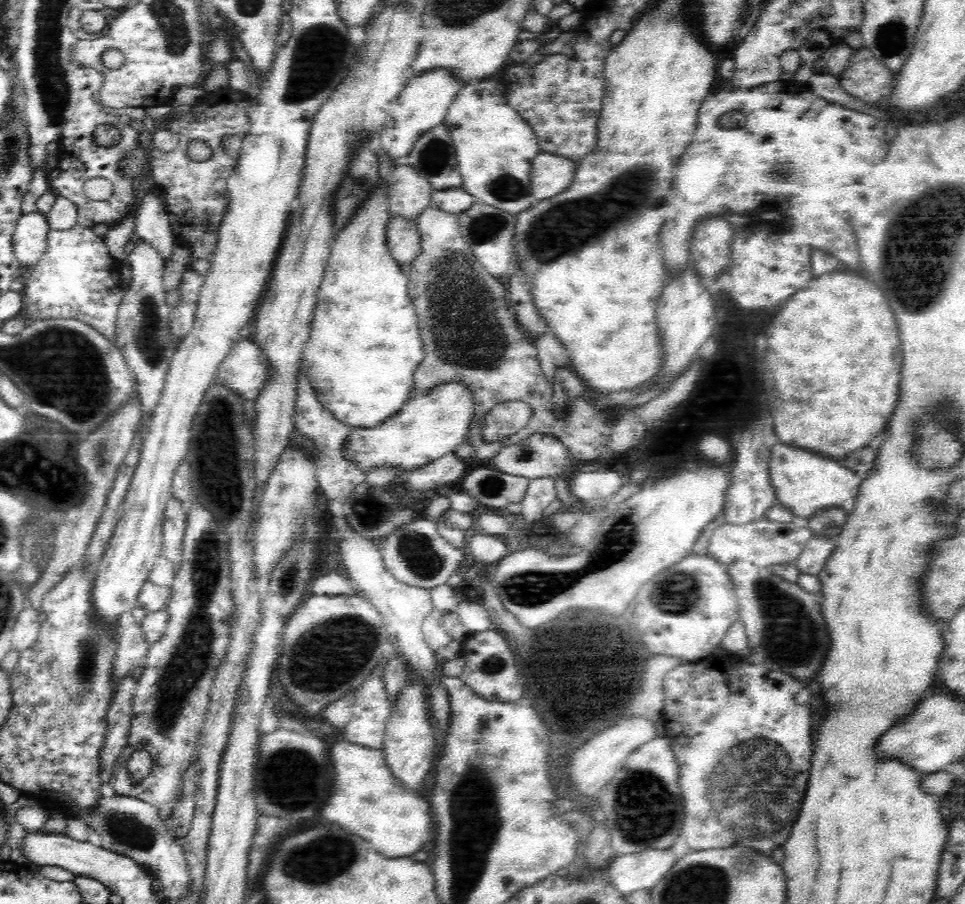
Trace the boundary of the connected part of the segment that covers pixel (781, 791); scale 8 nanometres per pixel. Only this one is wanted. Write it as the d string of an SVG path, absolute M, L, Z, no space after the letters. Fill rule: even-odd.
M752 648L744 650L744 652L726 652L726 654L710 654L708 658L696 660L696 662L704 662L704 668L718 668L722 674L742 674L742 680L738 680L738 690L734 690L736 694L744 694L744 704L726 704L726 688L730 688L730 680L720 682L720 680L710 680L710 674L698 674L698 670L692 670L692 664L680 664L676 668L672 668L666 676L664 676L664 708L662 708L662 718L660 718L660 728L662 728L662 736L666 736L672 744L672 752L676 752L676 760L678 760L678 768L680 768L680 792L684 798L684 822L680 828L680 836L684 838L684 842L690 846L692 852L702 852L702 850L712 850L712 848L754 848L760 854L770 854L772 850L776 850L778 846L784 846L792 834L792 824L800 812L800 804L802 798L806 794L806 784L808 784L808 776L810 776L810 760L812 760L812 750L814 750L814 738L812 738L812 722L810 722L810 700L814 698L814 694L808 692L808 686L802 684L800 680L782 674L782 672L770 672L764 664L754 664L750 660Z

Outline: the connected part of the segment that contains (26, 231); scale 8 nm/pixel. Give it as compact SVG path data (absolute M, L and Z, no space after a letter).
M40 212L24 214L14 230L14 256L22 268L32 268L48 250L48 218Z

